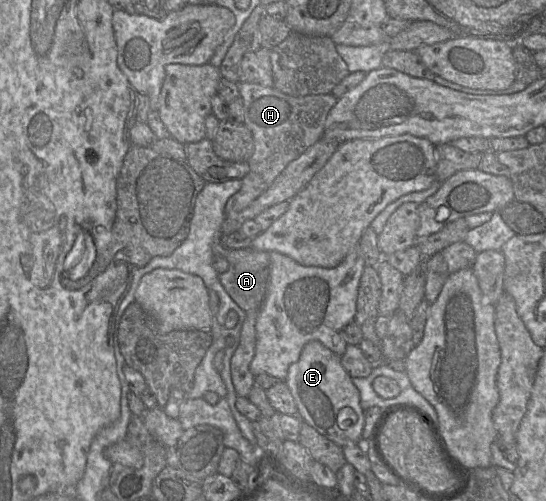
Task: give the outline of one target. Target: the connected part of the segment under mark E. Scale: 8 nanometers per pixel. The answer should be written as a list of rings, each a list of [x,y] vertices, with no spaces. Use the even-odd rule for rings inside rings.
[[[319,341],[307,343],[299,360],[289,366],[286,384],[294,398],[297,415],[302,422],[342,448],[348,444],[362,443],[365,414],[360,405],[360,393],[353,384],[352,377],[343,368],[340,356]],[[345,407],[353,409],[357,419],[347,430],[342,430],[337,418],[340,410]]]

